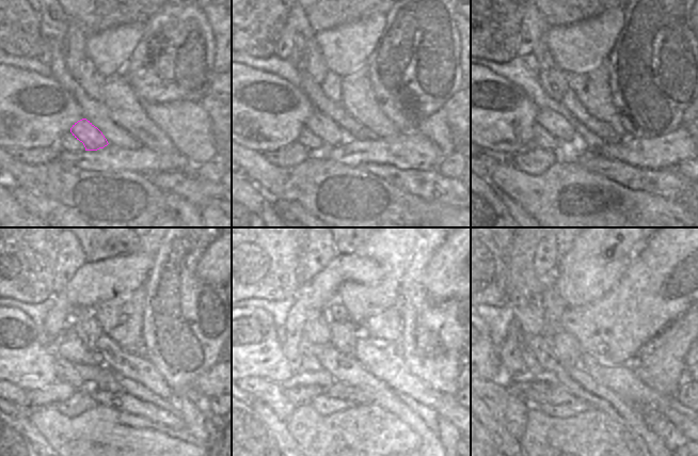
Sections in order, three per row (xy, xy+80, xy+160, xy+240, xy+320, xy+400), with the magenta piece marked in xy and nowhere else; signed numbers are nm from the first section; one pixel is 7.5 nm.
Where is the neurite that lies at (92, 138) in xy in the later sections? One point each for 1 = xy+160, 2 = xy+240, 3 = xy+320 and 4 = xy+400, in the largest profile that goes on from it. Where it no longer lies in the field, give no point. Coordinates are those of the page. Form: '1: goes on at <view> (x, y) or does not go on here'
1: goes on at xy+160 (558, 126)
2: goes on at xy+240 (62, 348)
3: goes on at xy+320 (311, 331)
4: goes on at xy+400 (532, 282)

